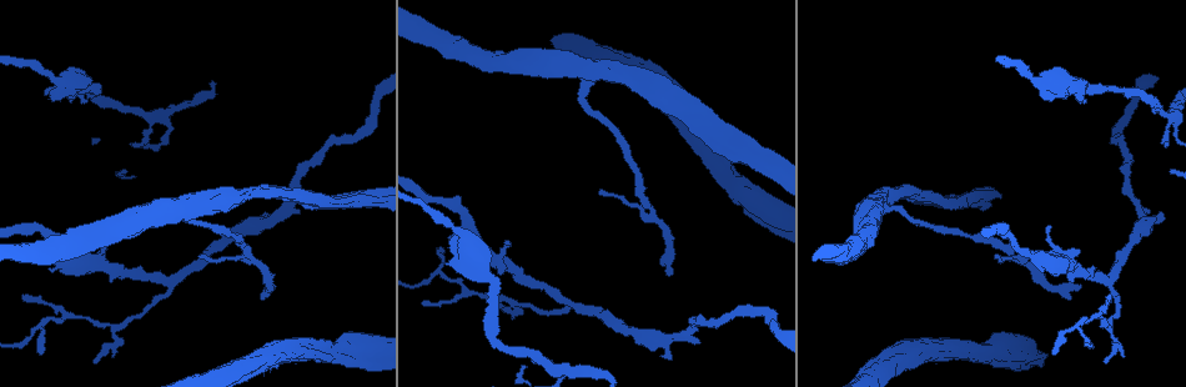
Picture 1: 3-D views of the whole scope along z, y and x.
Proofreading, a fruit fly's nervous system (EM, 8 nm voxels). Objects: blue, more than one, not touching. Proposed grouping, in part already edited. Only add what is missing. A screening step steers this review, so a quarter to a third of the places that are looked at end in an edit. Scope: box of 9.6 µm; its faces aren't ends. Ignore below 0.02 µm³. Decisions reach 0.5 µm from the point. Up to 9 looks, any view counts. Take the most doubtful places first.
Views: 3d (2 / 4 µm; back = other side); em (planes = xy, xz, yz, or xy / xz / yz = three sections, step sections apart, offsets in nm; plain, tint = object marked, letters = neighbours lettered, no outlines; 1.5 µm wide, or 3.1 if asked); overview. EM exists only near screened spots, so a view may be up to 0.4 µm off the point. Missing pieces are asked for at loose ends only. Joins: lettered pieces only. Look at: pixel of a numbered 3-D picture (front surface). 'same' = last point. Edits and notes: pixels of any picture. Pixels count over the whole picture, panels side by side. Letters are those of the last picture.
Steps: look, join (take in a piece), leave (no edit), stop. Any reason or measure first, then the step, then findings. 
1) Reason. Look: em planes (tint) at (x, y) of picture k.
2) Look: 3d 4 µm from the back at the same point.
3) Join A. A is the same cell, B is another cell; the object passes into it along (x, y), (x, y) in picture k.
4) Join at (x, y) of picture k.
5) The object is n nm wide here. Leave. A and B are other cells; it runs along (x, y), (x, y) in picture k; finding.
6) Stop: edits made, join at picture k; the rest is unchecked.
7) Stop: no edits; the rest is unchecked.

Branch stops here. Look: em planes (letters) at (669, 274) of picture 1.

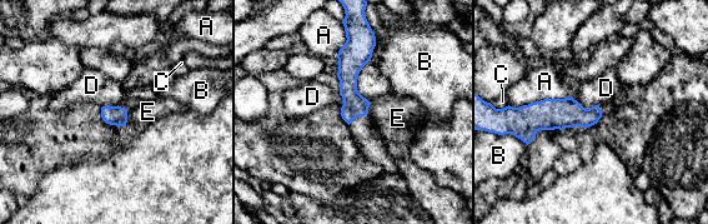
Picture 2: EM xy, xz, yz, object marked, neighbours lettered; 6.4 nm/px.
The object is 130 nm wide here. Leave. A, B, C, D and E are other cells; a border runs along (572, 98), (586, 108), (598, 105) in picture 2; no lettered piece goes on from it.

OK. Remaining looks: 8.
Look: em xy step 4 (letters) at (511, 243) of picture 1.

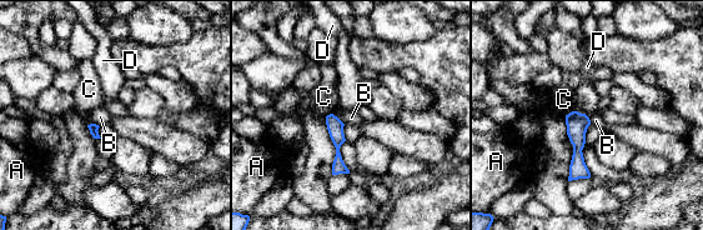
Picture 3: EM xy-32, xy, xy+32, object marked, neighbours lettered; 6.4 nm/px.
Cut it another way. Look: em xz step 8 (letters) at the same point.

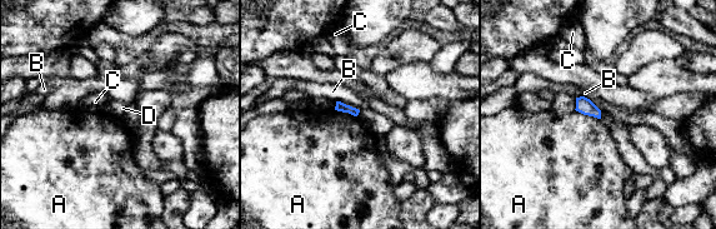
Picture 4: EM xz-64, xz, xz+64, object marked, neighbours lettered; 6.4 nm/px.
Leave. A, B, C and D are other cells; a border runs along (336, 100), (355, 106), (359, 110) in picture 4; none of them fits.

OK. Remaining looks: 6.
Branch stops here. Look: em planes (letters) at (272, 195) of picture 1.

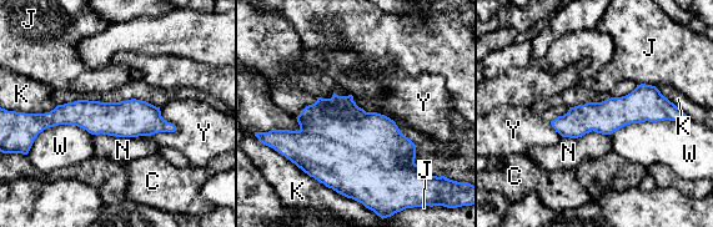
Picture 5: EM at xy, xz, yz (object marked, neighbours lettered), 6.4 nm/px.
Leave. C, J, K, N, W and Y are other cells; a border runs along (94, 134), (147, 136) in picture 5; no lettered piece goes on from it.

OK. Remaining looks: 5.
Thin end. Look: em planes (letters) at (94, 361) of picture 1.

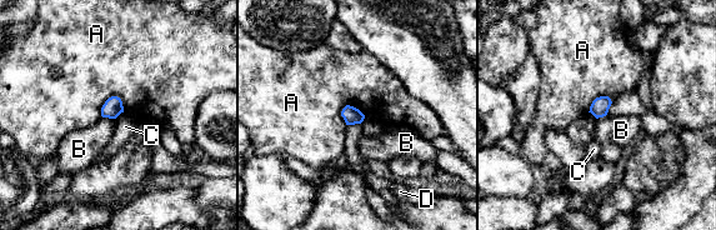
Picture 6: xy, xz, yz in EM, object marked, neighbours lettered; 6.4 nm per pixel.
The object is 120 nm wide here. Leave. A, B, C and D are other cells; a border runs along (119, 96), (105, 101), (101, 116) in picture 6; no lettered piece goes on from it.

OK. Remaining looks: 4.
Stop: no edits; the rest is unchecked.

